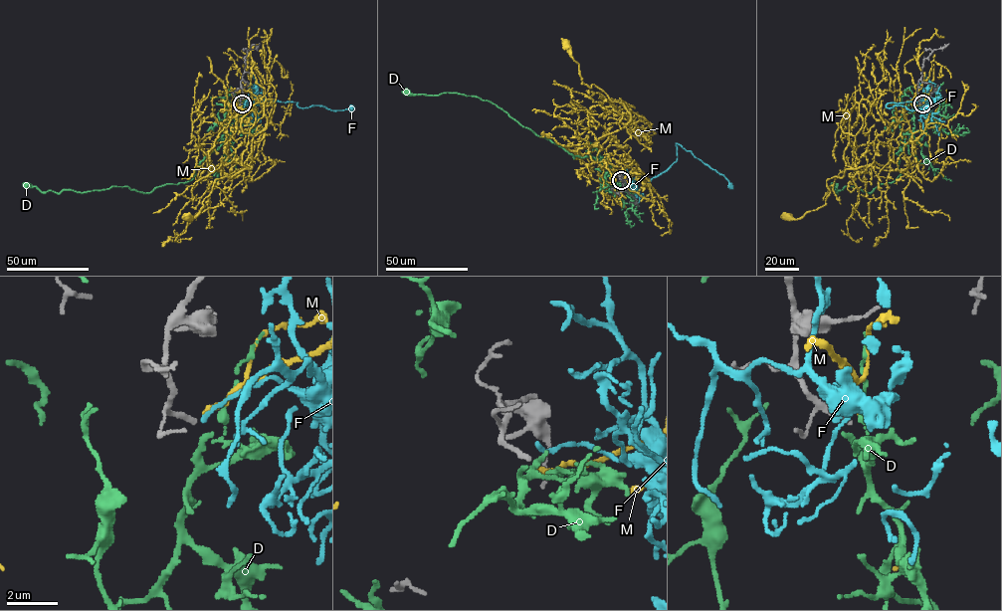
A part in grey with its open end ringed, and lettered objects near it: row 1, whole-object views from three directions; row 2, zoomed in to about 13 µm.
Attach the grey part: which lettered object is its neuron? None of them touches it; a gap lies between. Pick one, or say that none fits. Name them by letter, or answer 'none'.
D

